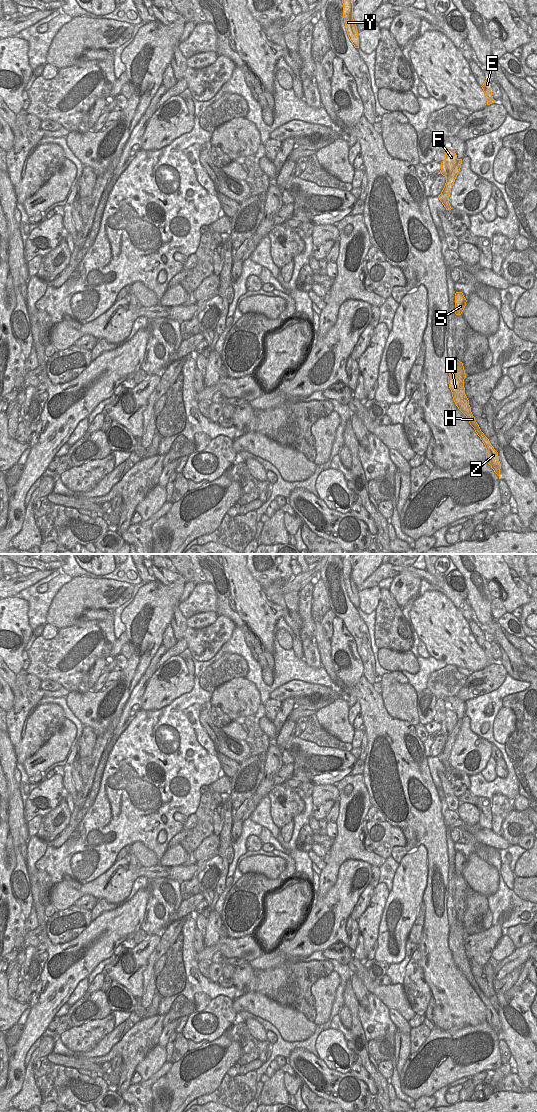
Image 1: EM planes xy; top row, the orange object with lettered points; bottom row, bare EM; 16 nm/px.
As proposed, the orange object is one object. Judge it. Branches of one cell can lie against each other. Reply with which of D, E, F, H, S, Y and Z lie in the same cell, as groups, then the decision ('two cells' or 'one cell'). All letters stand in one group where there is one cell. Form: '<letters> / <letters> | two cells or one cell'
D F H S Y Z / E | two cells

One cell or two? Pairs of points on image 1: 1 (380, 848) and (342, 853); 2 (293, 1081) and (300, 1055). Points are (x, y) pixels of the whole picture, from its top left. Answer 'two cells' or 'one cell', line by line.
1: two cells
2: two cells

